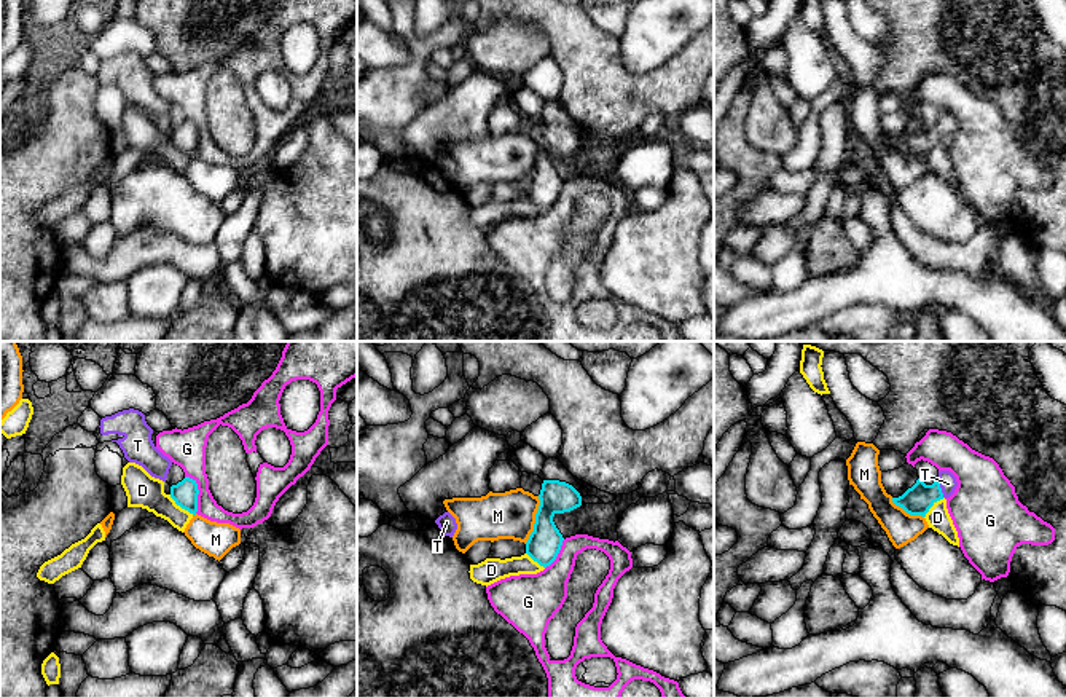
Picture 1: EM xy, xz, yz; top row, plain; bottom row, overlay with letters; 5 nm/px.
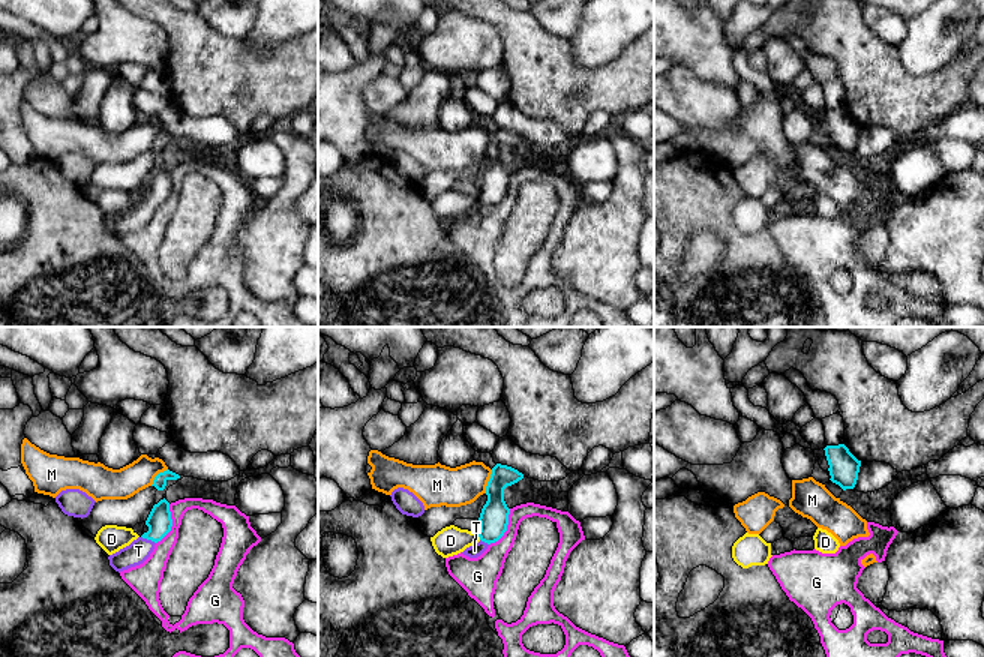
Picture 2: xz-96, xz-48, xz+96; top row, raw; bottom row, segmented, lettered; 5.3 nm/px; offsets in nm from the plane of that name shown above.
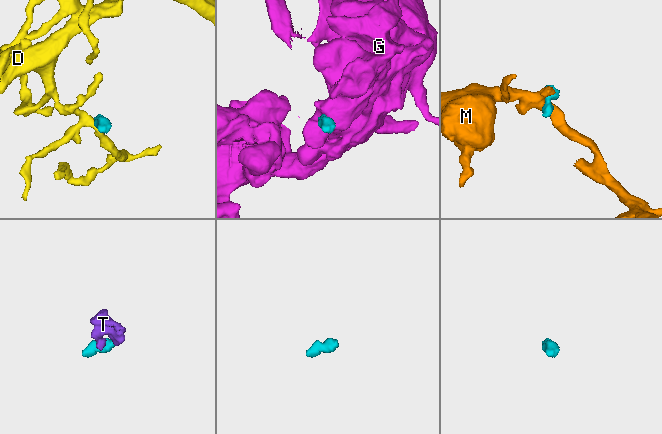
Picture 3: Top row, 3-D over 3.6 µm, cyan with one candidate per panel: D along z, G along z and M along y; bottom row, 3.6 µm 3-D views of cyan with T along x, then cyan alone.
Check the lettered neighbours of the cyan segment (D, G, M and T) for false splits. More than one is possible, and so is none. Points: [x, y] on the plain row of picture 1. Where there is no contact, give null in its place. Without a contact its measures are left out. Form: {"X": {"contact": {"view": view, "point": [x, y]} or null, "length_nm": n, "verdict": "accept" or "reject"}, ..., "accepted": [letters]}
{"D": {"contact": {"view": "xy", "point": [180, 149]}, "length_nm": 160, "verdict": "reject"}, "G": {"contact": {"view": "xy", "point": [198, 136]}, "length_nm": 200, "verdict": "reject"}, "M": {"contact": {"view": "xz", "point": [536, 163]}, "length_nm": 260, "verdict": "reject"}, "T": {"contact": {"view": "yz", "point": [940, 131]}, "length_nm": 90, "verdict": "accept"}, "accepted": ["T"]}

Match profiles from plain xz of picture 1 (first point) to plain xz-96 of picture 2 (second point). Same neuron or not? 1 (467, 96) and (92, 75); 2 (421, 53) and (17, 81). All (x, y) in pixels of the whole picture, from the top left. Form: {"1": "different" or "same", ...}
{"1": "same", "2": "same"}

